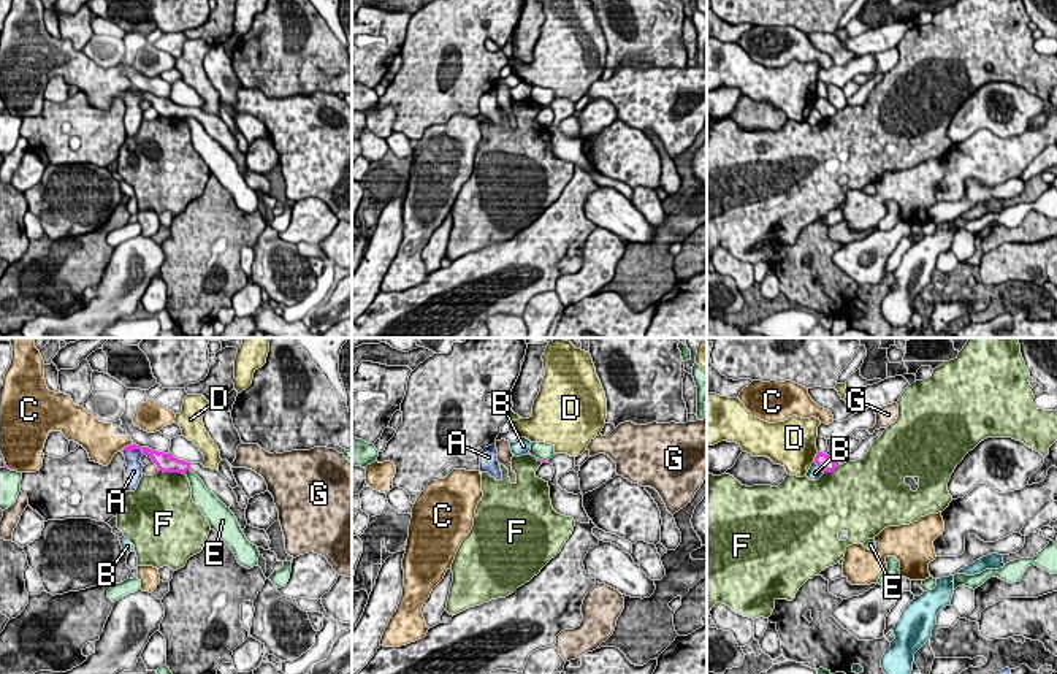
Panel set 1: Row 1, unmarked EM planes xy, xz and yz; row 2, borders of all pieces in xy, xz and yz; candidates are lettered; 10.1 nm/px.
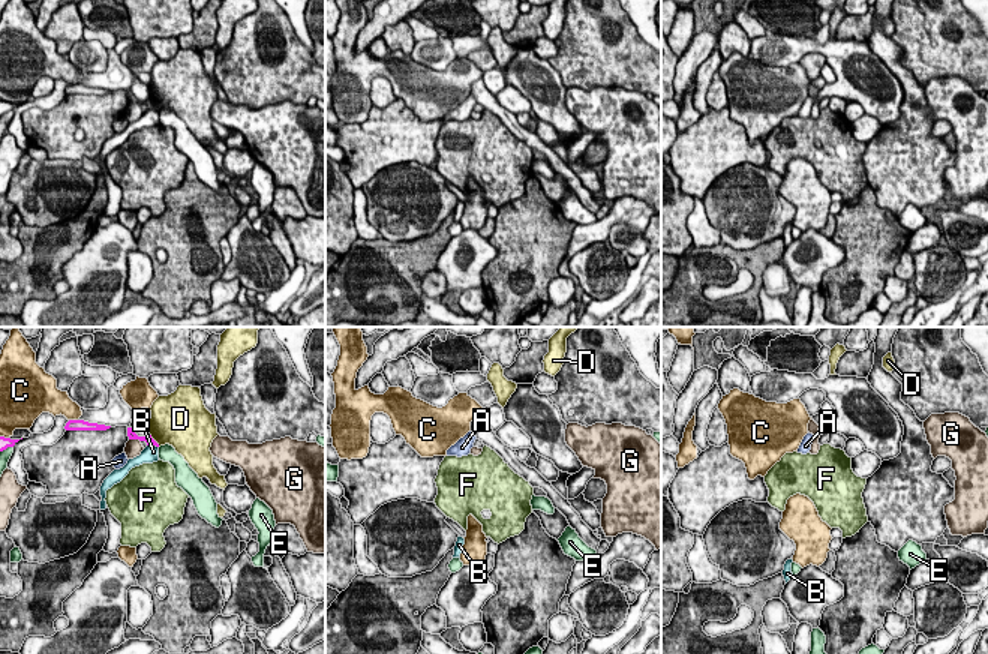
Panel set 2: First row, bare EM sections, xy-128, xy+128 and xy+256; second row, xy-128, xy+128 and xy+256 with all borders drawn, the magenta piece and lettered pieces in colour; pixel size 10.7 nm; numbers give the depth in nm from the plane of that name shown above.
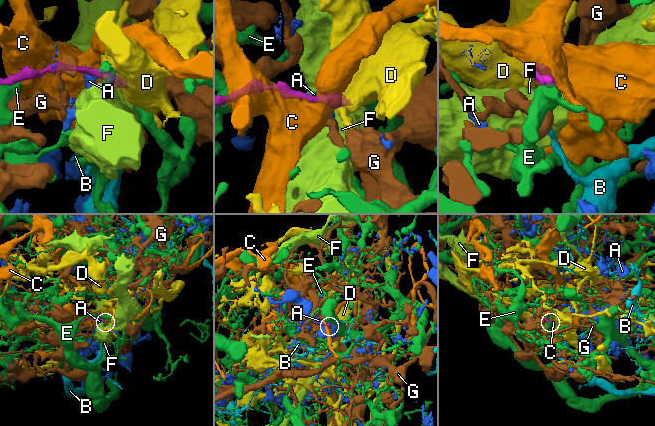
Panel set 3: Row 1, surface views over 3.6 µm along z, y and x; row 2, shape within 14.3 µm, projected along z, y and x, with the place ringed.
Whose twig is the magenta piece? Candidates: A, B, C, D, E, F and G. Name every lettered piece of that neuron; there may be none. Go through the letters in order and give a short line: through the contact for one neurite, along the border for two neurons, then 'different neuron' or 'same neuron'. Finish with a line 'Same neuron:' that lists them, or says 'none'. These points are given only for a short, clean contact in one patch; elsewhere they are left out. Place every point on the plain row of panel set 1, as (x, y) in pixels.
A: line xy (124, 94), (138, 92), (145, 99); different neuron
B: line yz (815, 107), (823, 118); different neuron
C: different neuron
D: line yz (818, 97), (813, 107); different neuron
E: different neuron
F: line xy (159, 114), (183, 119); different neuron
G: line xy (152, 105), (159, 114); different neuron
Same neuron: none

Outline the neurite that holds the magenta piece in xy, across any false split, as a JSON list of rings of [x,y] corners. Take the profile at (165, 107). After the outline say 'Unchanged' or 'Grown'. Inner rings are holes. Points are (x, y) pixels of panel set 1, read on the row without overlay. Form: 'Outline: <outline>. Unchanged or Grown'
Outline: [[[149,92],[139,94],[144,100],[152,103],[158,116],[182,119],[187,116],[195,117],[204,127],[206,133],[212,136],[235,159],[241,174],[244,176],[247,170],[246,154],[239,151],[236,138],[217,114],[204,113],[201,108],[182,106],[170,98],[157,97]]]. Grown

